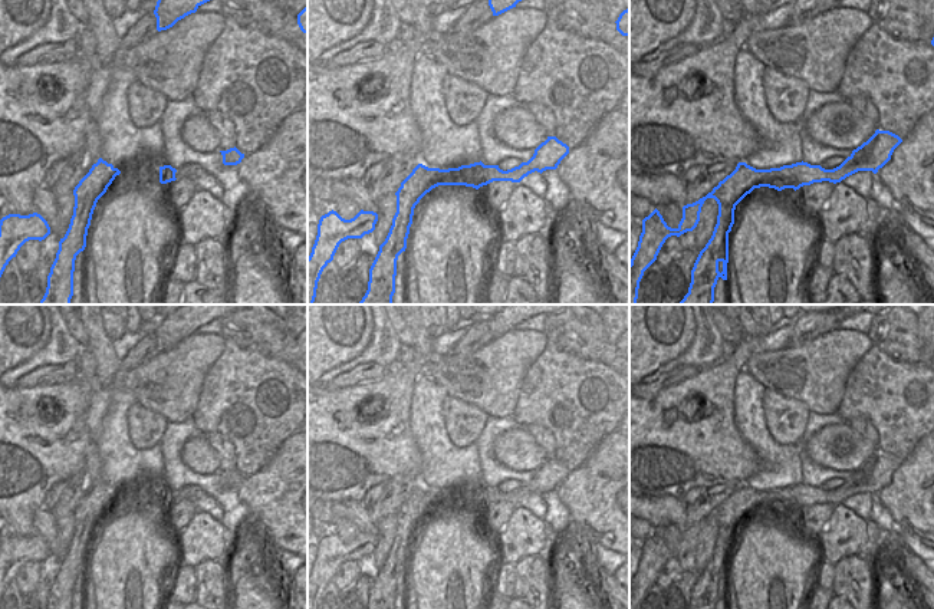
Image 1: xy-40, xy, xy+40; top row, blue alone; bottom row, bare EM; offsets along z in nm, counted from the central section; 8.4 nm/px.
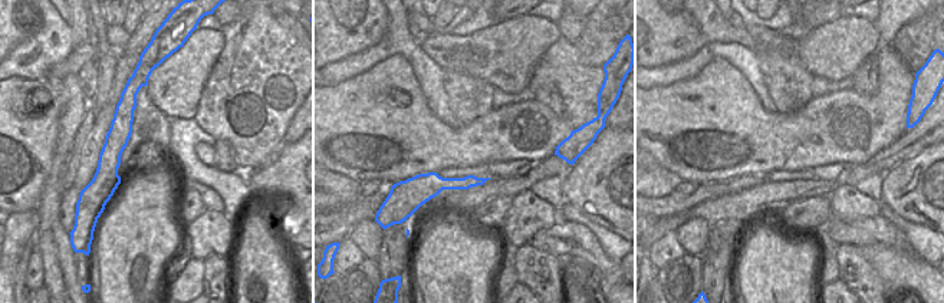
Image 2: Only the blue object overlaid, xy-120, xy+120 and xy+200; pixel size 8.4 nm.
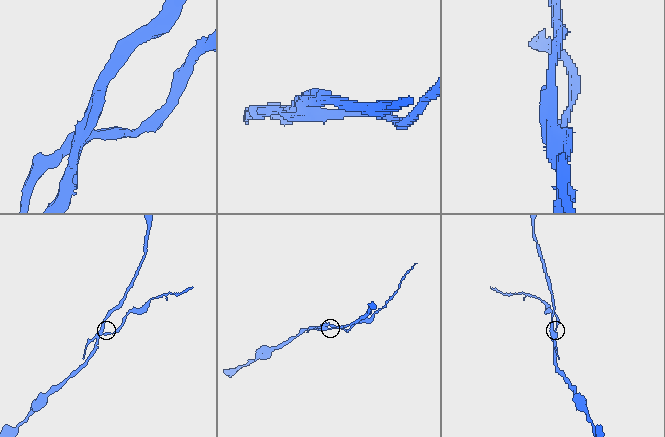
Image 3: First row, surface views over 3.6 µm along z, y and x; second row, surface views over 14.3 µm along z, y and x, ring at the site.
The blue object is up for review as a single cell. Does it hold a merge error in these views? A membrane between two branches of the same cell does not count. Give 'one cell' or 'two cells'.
two cells

